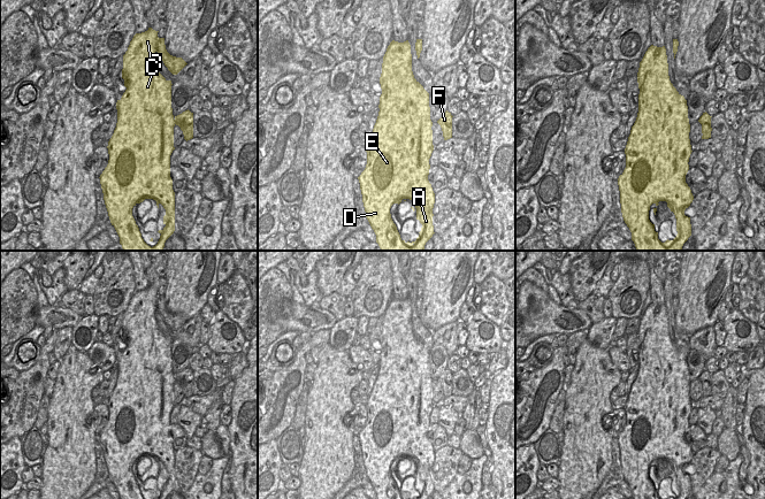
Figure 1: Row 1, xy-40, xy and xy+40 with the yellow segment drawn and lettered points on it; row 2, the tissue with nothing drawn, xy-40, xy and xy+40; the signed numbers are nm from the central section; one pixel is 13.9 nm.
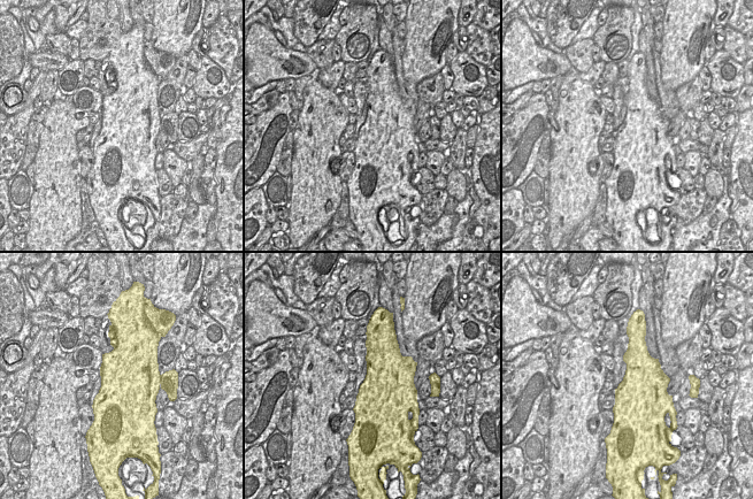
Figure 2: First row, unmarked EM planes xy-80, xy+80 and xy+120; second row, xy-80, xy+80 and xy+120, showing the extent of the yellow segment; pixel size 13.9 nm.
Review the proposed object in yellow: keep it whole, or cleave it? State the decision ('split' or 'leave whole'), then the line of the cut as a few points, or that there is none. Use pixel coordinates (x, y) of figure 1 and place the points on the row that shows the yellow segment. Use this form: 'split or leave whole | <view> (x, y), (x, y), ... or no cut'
split | xy-40 (181, 127), (189, 127), (191, 129)

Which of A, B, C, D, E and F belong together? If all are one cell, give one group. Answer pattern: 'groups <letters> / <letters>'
groups A B C D E / F

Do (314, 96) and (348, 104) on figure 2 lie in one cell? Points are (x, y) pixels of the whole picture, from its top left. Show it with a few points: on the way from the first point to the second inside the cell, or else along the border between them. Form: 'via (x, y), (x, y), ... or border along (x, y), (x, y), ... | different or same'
border along (338, 92), (338, 99), (348, 114) | different

